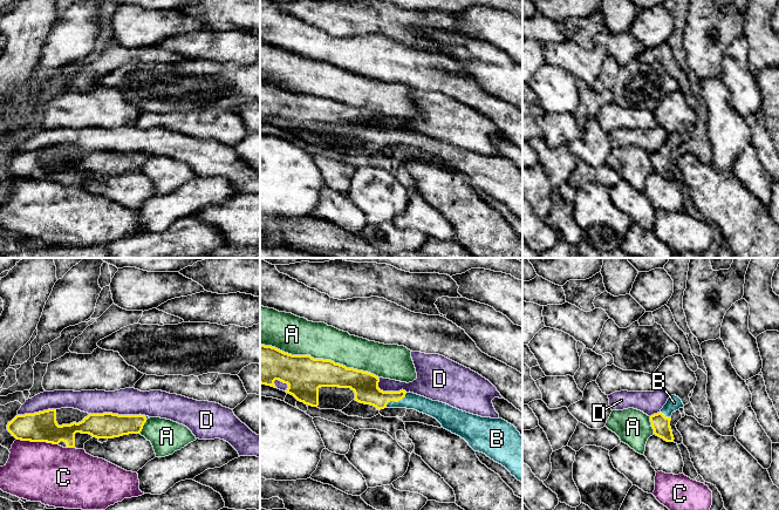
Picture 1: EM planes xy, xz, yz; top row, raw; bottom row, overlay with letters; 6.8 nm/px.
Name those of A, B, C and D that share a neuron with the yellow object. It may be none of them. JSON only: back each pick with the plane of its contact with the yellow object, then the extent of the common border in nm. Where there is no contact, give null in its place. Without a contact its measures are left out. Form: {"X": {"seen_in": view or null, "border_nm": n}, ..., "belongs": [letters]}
{"B": {"seen_in": "xz", "border_nm": 180}, "belongs": ["B"]}

